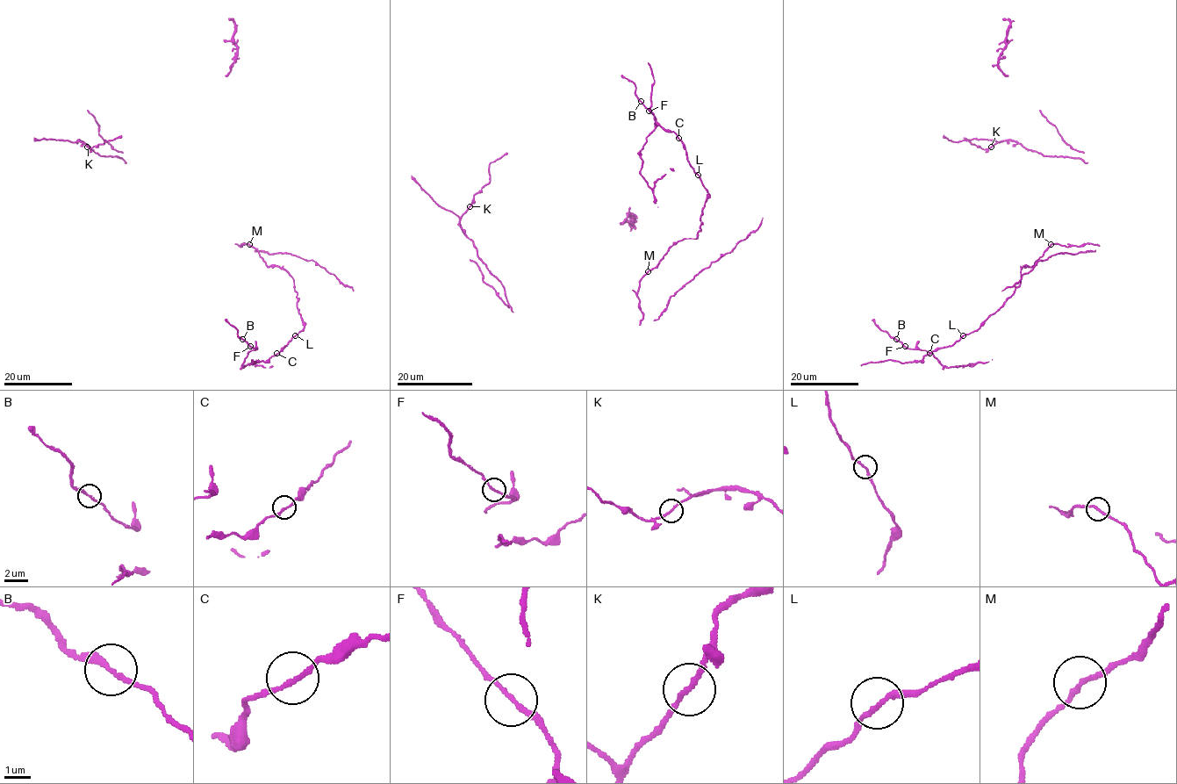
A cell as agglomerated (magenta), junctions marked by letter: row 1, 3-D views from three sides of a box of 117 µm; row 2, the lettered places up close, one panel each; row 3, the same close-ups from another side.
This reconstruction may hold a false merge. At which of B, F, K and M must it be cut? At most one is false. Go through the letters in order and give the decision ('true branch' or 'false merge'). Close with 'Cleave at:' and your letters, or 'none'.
B: true branch
F: true branch
K: true branch
M: true branch
Cleave at: none

